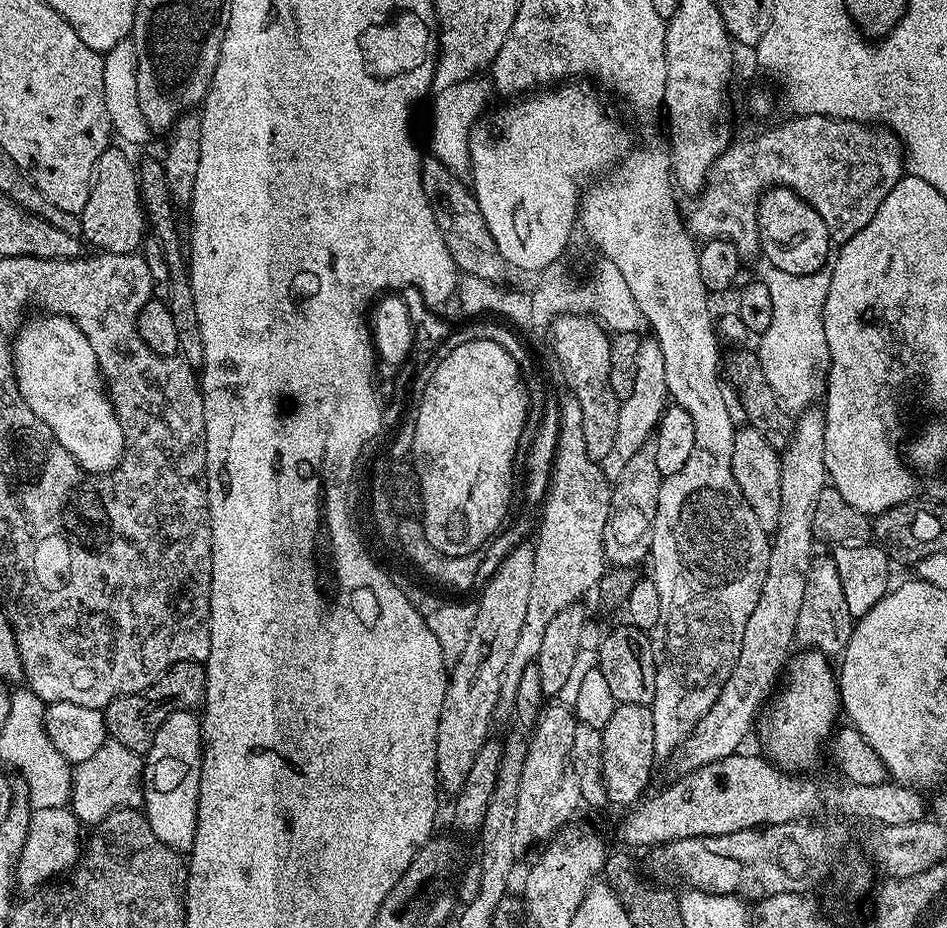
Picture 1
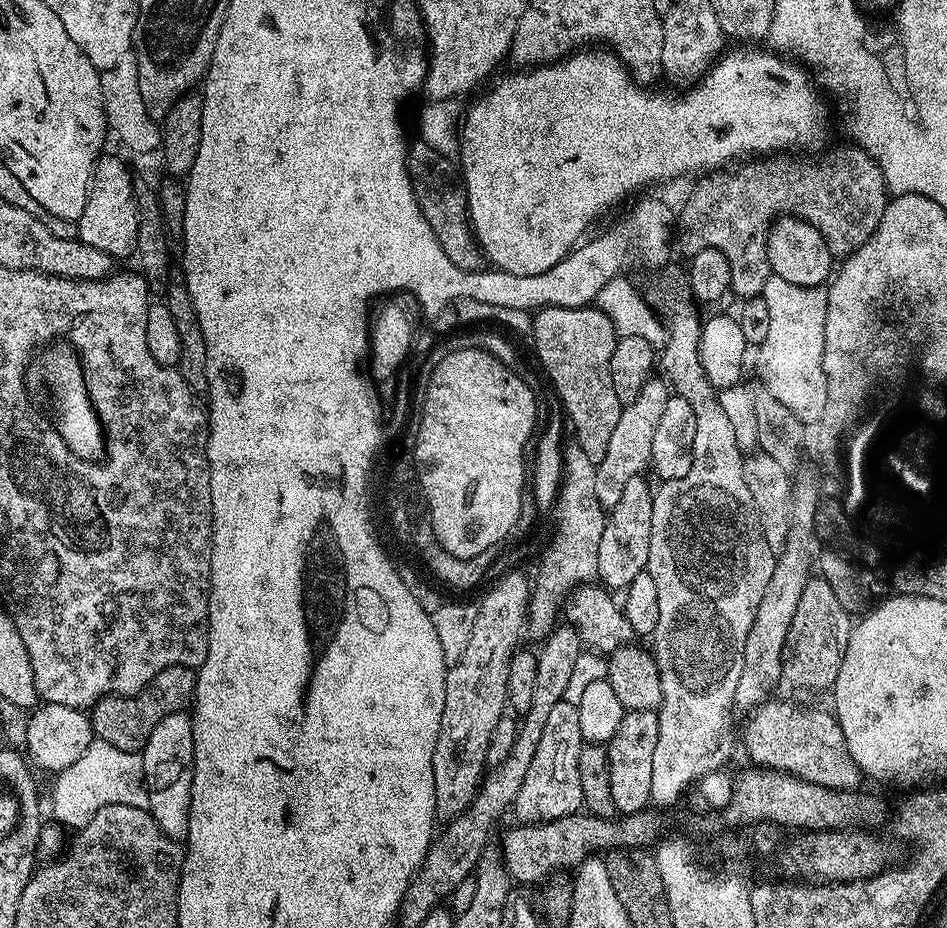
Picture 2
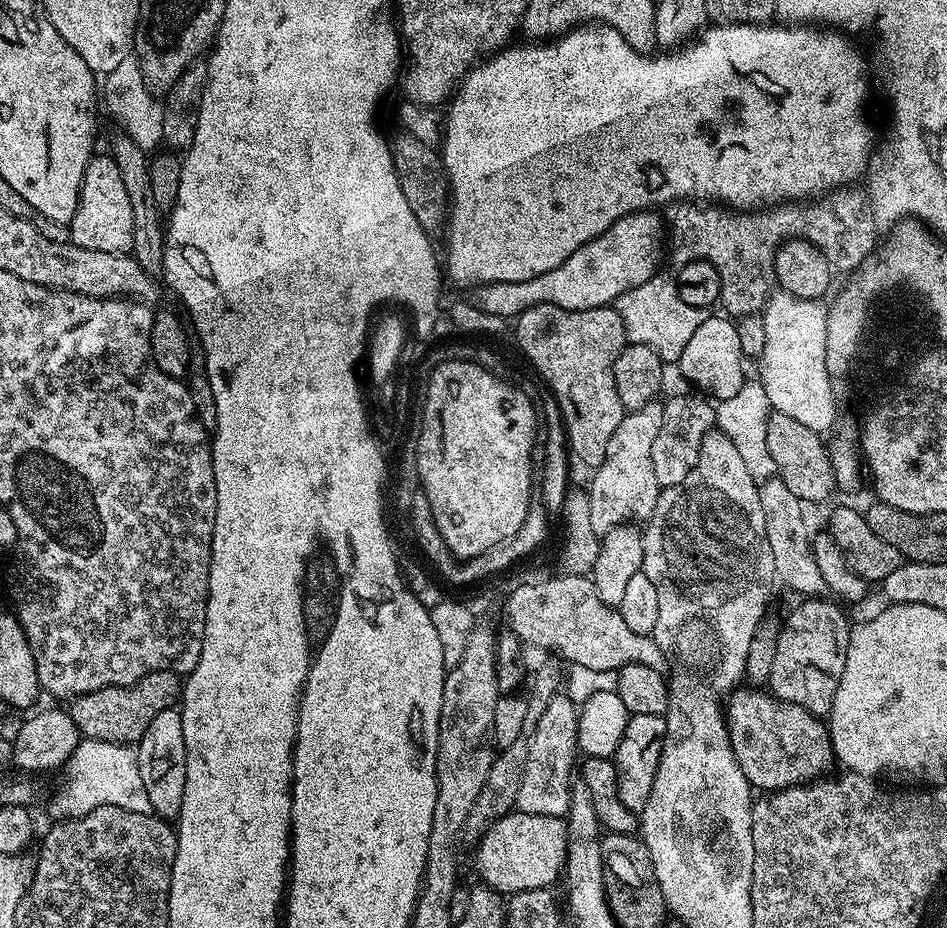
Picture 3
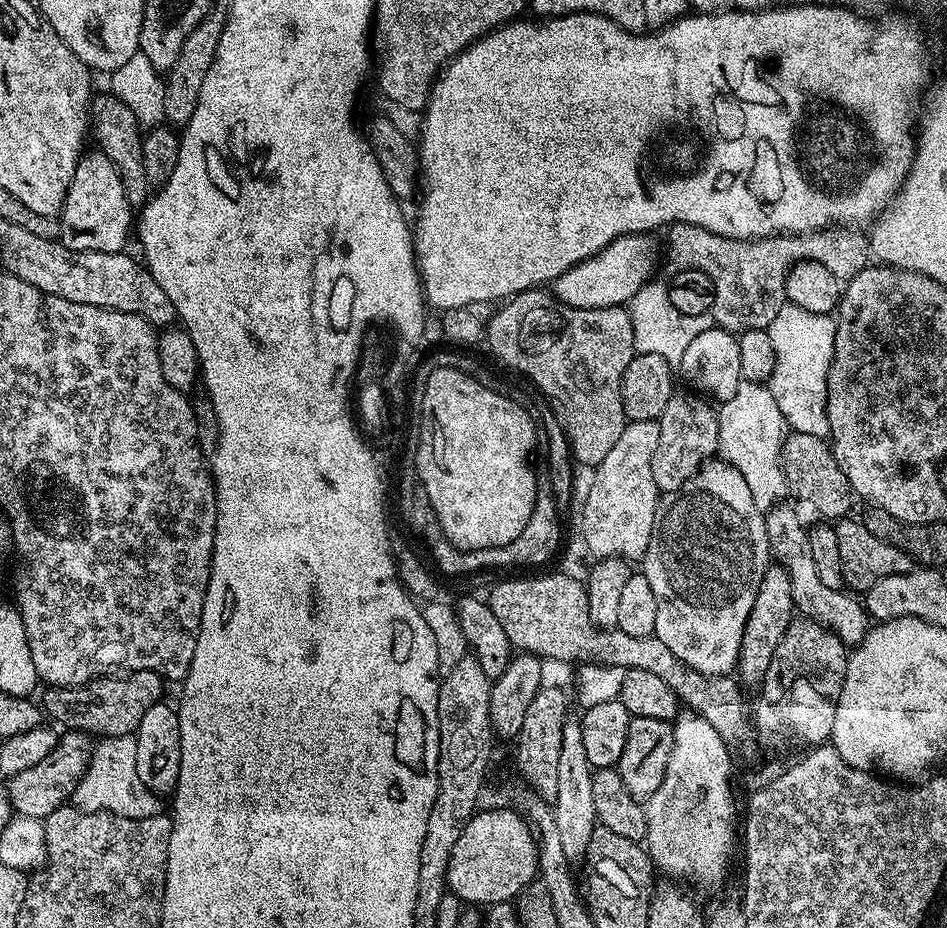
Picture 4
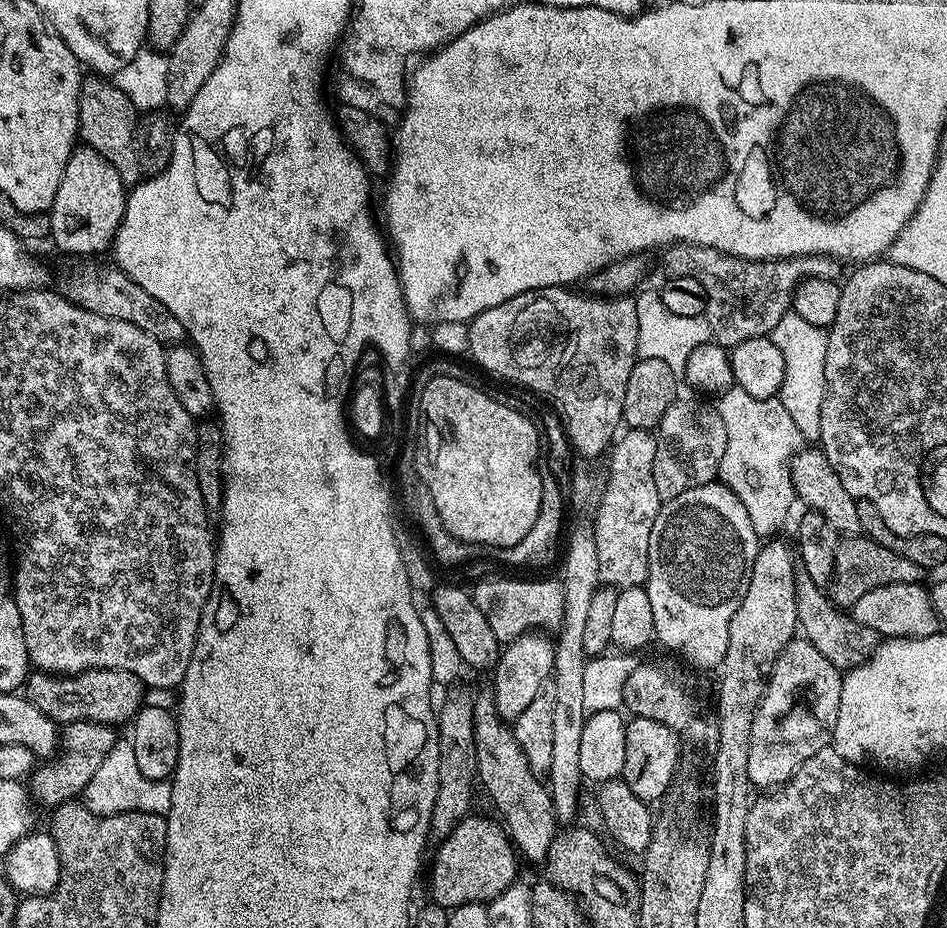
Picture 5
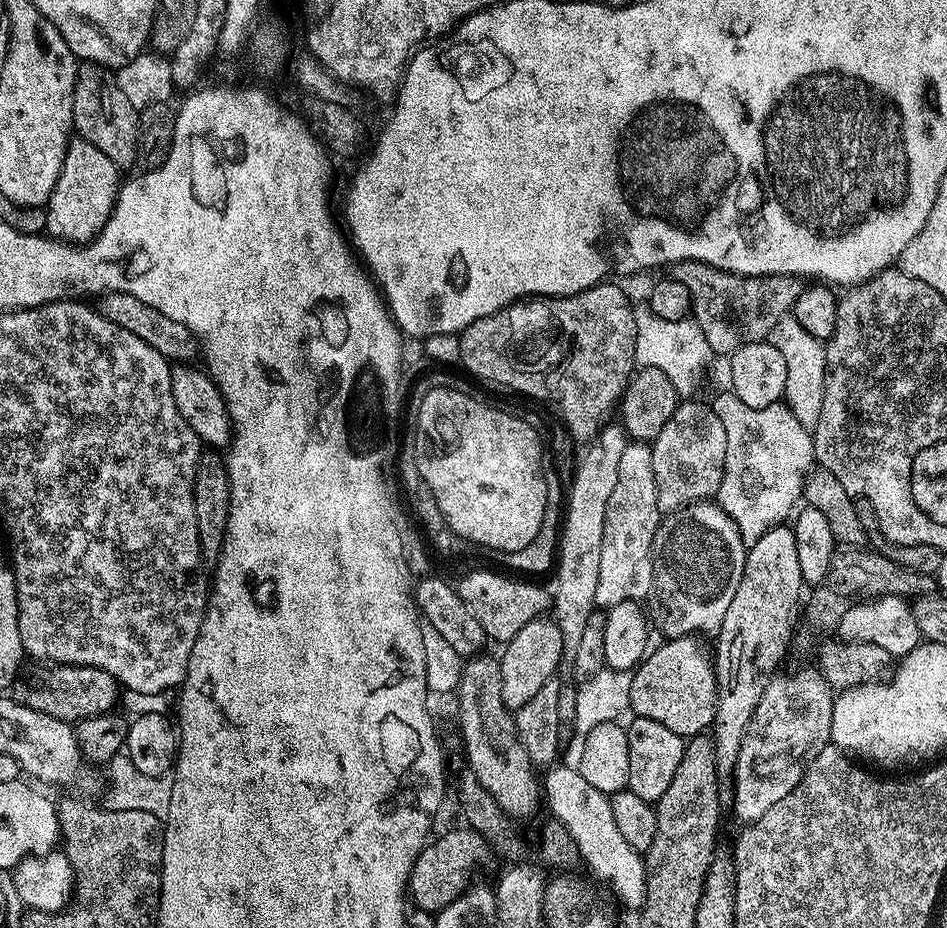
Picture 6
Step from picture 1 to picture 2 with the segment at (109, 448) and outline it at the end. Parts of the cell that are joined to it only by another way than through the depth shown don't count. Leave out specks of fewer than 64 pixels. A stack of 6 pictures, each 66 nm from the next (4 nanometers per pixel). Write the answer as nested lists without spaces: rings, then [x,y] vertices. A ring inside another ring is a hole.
[[[71,351],[68,352],[52,352],[44,364],[48,392],[52,395],[52,408],[56,411],[54,427],[72,453],[83,460],[96,462],[106,452],[104,425],[101,424],[100,416],[96,413],[96,407],[84,385],[83,367],[78,363],[77,357]]]

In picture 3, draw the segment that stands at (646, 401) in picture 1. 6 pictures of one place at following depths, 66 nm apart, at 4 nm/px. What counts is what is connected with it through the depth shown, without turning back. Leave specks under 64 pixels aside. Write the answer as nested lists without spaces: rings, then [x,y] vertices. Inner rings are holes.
[[[654,399],[642,410],[627,413],[618,422],[610,446],[606,446],[606,458],[602,466],[592,473],[592,485],[586,488],[590,498],[590,526],[598,534],[614,530],[620,524],[629,522],[647,522],[652,517],[654,506],[661,494],[658,478],[654,478],[654,462],[650,453],[654,451],[654,438],[658,438],[658,429],[662,426],[663,403]]]

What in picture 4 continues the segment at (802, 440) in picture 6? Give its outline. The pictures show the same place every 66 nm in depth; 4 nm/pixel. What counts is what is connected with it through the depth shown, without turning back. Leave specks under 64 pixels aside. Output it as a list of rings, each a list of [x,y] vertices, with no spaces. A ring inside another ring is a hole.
[[[742,380],[736,395],[719,405],[717,416],[719,453],[742,474],[755,505],[766,512],[781,503],[788,492],[782,463],[788,427],[772,392],[764,384]]]

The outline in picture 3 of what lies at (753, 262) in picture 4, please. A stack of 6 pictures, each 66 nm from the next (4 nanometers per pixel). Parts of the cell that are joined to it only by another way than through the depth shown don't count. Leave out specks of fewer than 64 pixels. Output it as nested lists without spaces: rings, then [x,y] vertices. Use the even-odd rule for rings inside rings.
[[[836,190],[815,201],[816,208],[808,206],[776,206],[768,210],[725,210],[720,206],[705,206],[700,202],[684,202],[672,216],[670,222],[670,254],[673,265],[689,264],[695,260],[710,262],[718,270],[720,279],[719,303],[724,304],[723,311],[729,317],[755,316],[768,303],[768,297],[774,288],[774,261],[776,250],[781,244],[793,239],[809,240],[817,244],[822,254],[837,273],[851,274],[860,267],[867,256],[878,247],[878,229],[871,207],[864,208],[866,196],[863,191]]]

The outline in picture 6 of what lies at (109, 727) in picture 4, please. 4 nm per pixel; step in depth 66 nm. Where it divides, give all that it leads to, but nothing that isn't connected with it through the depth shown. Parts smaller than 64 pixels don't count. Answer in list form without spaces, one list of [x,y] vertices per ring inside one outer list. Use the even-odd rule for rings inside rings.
[[[57,664],[41,668],[44,669],[29,678],[28,685],[24,688],[24,696],[22,695],[23,703],[29,704],[34,711],[50,714],[59,720],[79,722],[92,716],[111,713],[116,708],[116,699],[119,698],[120,692],[122,693],[122,688],[116,677],[110,673],[100,668],[78,668],[75,664]]]

